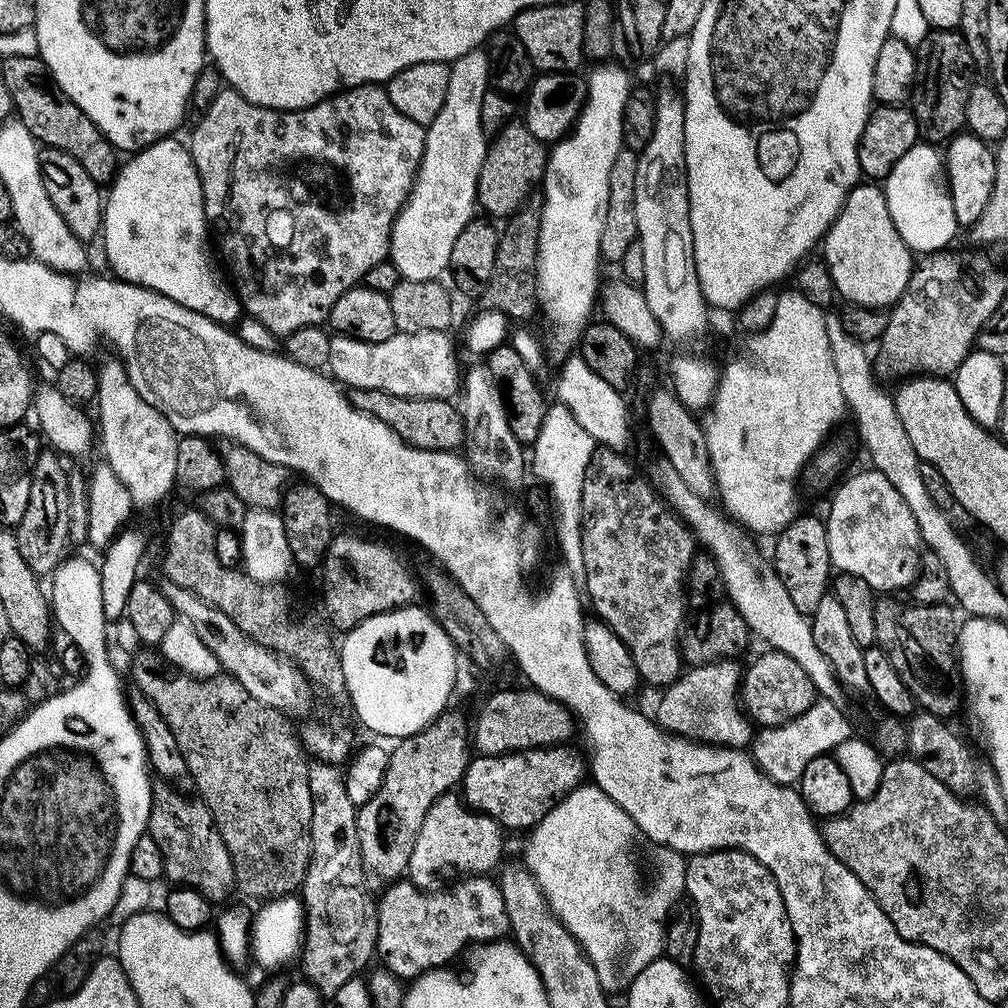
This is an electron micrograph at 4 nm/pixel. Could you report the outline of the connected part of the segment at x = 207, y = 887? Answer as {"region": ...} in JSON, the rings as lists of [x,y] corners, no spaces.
{"region":[[[157,787],[152,797],[152,813],[148,819],[147,835],[151,843],[162,850],[164,860],[164,876],[170,880],[170,884],[179,887],[186,887],[198,890],[203,897],[213,904],[219,904],[233,893],[234,862],[228,853],[228,847],[224,844],[224,837],[216,828],[216,822],[212,818],[212,811],[207,804],[199,798],[187,800],[184,796],[179,796],[171,787]]]}

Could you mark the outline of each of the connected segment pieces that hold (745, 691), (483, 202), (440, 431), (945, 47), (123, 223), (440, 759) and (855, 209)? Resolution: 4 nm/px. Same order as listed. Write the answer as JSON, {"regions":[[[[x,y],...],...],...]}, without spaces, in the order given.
{"regions":[[[[764,650],[764,653],[749,666],[748,672],[746,668],[738,688],[738,696],[742,701],[743,711],[748,711],[747,715],[757,725],[765,728],[774,728],[777,724],[785,724],[787,720],[801,716],[818,699],[816,688],[806,672],[798,666],[798,662],[785,653],[773,650]]],[[[523,122],[505,124],[501,132],[491,137],[488,153],[478,174],[476,198],[479,207],[485,208],[489,212],[489,217],[507,218],[515,214],[529,199],[528,191],[543,181],[548,154],[549,149],[546,145],[538,138],[534,138],[534,134],[530,134],[530,130],[526,130]]],[[[365,388],[355,389],[351,393],[350,399],[358,411],[386,422],[386,426],[390,426],[390,430],[394,430],[394,434],[398,434],[398,438],[402,438],[415,448],[430,450],[431,452],[456,452],[459,449],[459,444],[461,447],[465,443],[464,418],[461,409],[457,405],[455,408],[451,399],[439,400],[438,398],[422,398],[421,396],[399,396],[398,394],[386,394],[382,390],[366,390]]],[[[938,28],[928,35],[916,48],[916,83],[910,97],[910,107],[916,115],[921,137],[940,146],[965,131],[966,98],[974,83],[974,65],[970,46],[956,28]]],[[[165,138],[155,140],[148,148],[140,149],[125,160],[128,161],[125,164],[123,161],[113,176],[104,200],[102,241],[104,256],[112,267],[111,275],[127,280],[129,284],[140,284],[143,288],[160,292],[166,298],[186,306],[186,310],[194,310],[216,324],[235,325],[242,315],[240,297],[236,295],[225,273],[216,269],[208,253],[210,229],[204,218],[202,182],[192,161],[192,153],[183,143],[179,144],[176,138]]],[[[453,710],[445,711],[443,714],[436,717],[427,728],[416,732],[413,736],[403,737],[399,741],[400,744],[396,749],[392,748],[389,751],[389,765],[386,766],[385,777],[382,778],[381,788],[378,789],[377,793],[364,805],[357,807],[356,809],[356,825],[358,826],[358,846],[360,847],[360,853],[362,854],[362,866],[364,867],[365,877],[369,881],[375,882],[377,880],[380,886],[387,886],[395,884],[407,873],[408,863],[410,862],[410,854],[414,854],[414,842],[418,842],[418,830],[422,830],[422,822],[426,818],[426,814],[430,810],[430,806],[439,801],[440,797],[447,796],[461,783],[464,777],[464,772],[468,768],[470,761],[470,753],[468,754],[468,748],[470,752],[470,732],[466,727],[466,720],[463,720],[458,713],[452,712]]],[[[860,182],[850,190],[844,199],[844,205],[828,227],[822,241],[822,259],[827,264],[832,281],[836,287],[836,295],[841,301],[850,304],[861,304],[867,308],[887,309],[899,300],[906,290],[914,271],[914,253],[902,242],[902,234],[898,234],[898,226],[894,226],[894,218],[890,218],[890,210],[886,206],[884,189],[876,182]]]]}

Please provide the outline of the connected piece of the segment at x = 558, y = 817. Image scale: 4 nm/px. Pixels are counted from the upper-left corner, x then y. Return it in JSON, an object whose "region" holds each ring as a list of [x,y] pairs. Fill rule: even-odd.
{"region":[[[584,782],[563,796],[528,836],[522,863],[538,882],[552,912],[579,942],[605,991],[614,992],[618,986],[616,960],[637,922],[644,922],[643,935],[630,952],[630,971],[644,969],[665,953],[666,916],[685,895],[688,860],[683,853],[663,846],[655,849],[658,880],[646,892],[631,855],[631,847],[641,839],[640,828],[594,782]]]}

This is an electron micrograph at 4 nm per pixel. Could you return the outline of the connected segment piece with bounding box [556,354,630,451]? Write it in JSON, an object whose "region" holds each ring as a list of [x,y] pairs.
{"region":[[[578,354],[569,355],[556,380],[557,401],[566,405],[572,417],[601,447],[625,451],[630,440],[630,418],[623,393],[598,377]]]}

